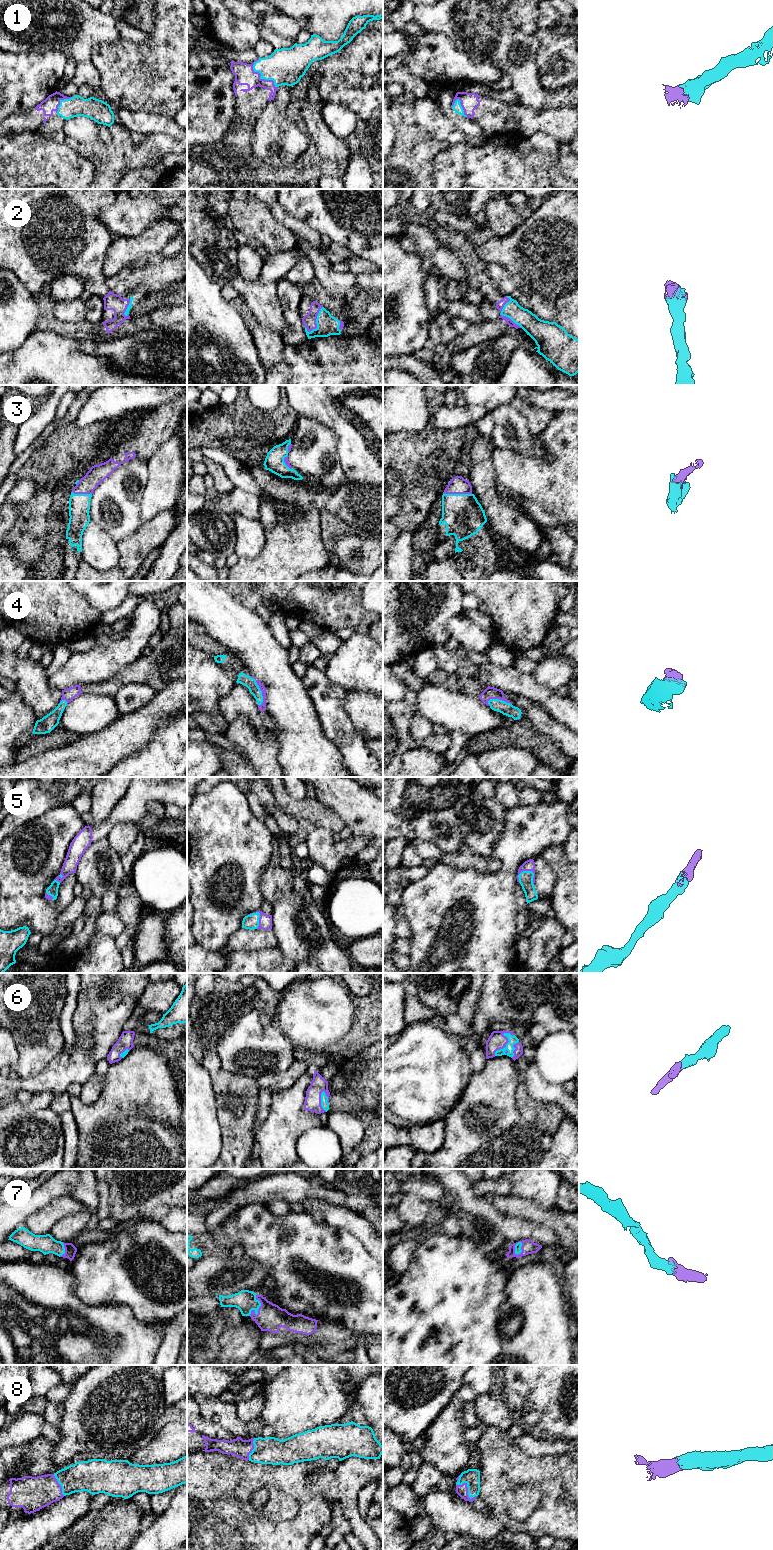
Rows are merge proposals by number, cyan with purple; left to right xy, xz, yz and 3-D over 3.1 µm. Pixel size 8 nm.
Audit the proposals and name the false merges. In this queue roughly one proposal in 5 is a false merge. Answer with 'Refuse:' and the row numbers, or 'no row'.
Refuse: no row

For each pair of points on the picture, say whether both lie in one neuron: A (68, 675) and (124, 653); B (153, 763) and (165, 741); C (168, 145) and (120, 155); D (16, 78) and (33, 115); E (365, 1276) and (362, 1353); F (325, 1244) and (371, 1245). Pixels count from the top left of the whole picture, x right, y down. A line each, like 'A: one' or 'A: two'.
A: one
B: one
C: one
D: two
E: two
F: two

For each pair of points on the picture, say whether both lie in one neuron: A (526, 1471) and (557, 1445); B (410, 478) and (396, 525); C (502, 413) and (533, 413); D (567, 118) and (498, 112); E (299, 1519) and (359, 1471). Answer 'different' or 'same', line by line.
A: different
B: same
C: different
D: same
E: different

